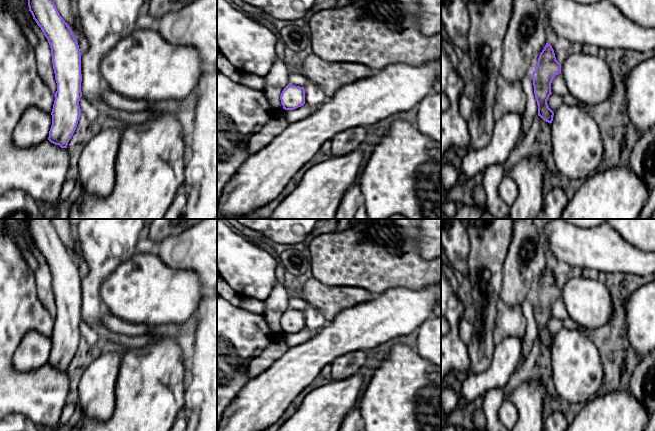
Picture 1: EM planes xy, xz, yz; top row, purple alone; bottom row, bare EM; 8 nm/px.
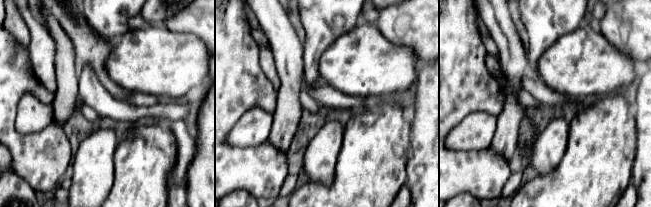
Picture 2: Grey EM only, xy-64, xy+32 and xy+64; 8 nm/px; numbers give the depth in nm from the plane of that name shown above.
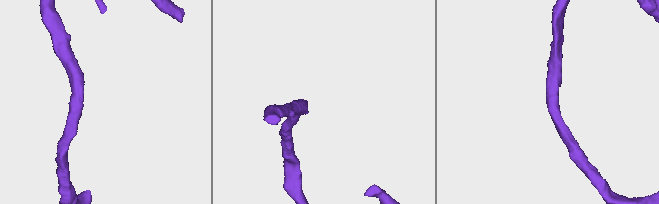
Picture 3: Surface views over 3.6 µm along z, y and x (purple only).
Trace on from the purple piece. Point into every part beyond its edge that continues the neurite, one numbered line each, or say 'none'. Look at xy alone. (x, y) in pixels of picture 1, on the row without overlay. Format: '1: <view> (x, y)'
none

